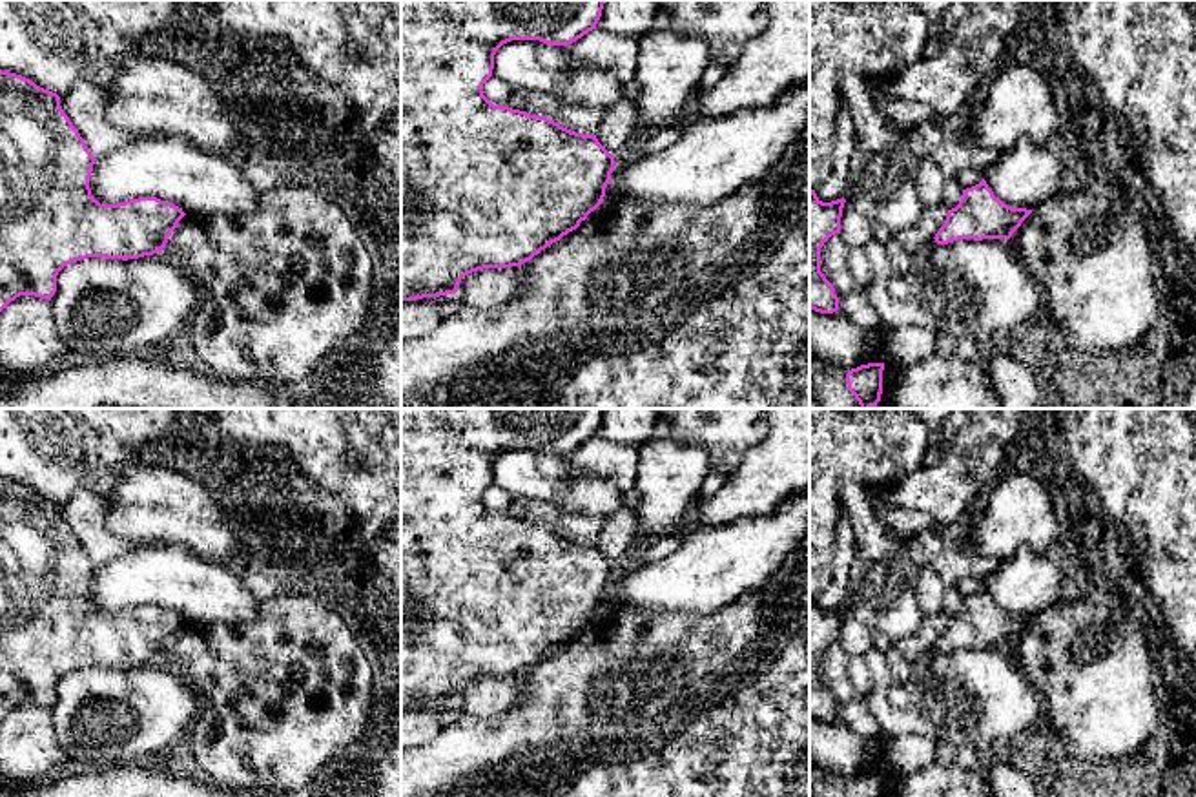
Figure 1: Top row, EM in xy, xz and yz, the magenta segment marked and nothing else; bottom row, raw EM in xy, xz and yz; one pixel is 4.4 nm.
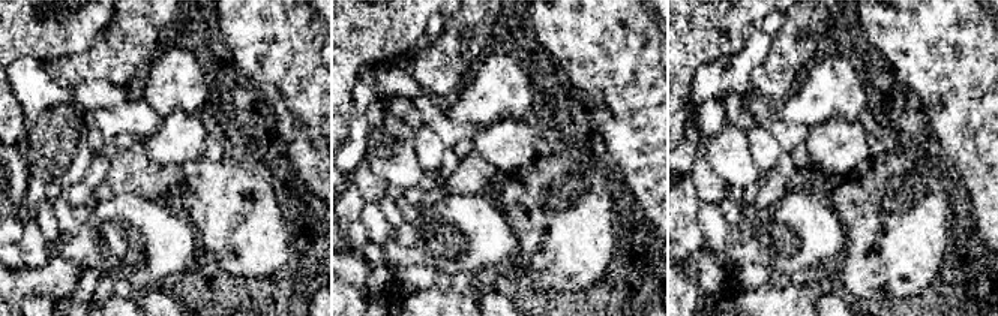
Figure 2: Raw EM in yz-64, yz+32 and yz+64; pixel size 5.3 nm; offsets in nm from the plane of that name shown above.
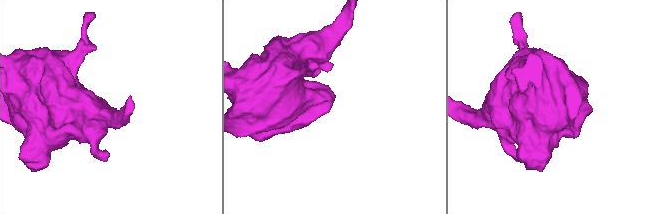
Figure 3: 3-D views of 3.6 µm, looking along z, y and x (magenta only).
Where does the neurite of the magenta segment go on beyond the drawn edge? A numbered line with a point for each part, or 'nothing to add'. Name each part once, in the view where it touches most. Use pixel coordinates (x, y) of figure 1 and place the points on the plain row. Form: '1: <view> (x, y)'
nothing to add

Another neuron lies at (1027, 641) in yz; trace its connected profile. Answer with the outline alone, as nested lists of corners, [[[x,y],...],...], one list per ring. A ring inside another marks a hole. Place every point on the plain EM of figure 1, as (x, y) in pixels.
[[[1121,591],[1116,595],[1079,595],[1076,602],[1057,602],[1021,631],[1008,647],[1021,673],[1039,689],[1043,722],[1068,740],[1068,753],[1085,761],[1134,753],[1158,733],[1158,697],[1152,675],[1156,660],[1147,646],[1147,626],[1158,613],[1149,591]]]

